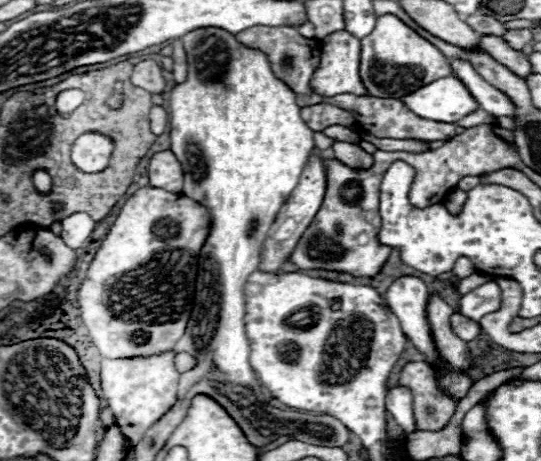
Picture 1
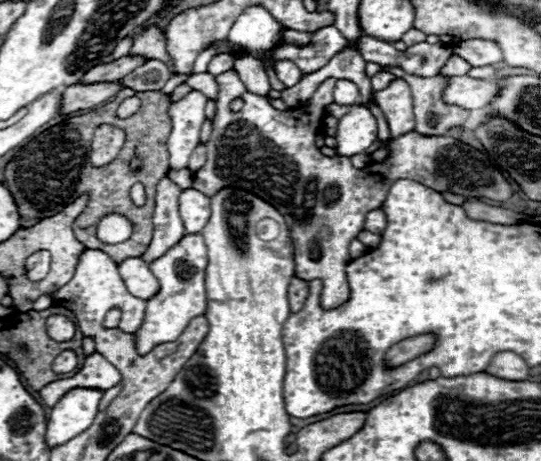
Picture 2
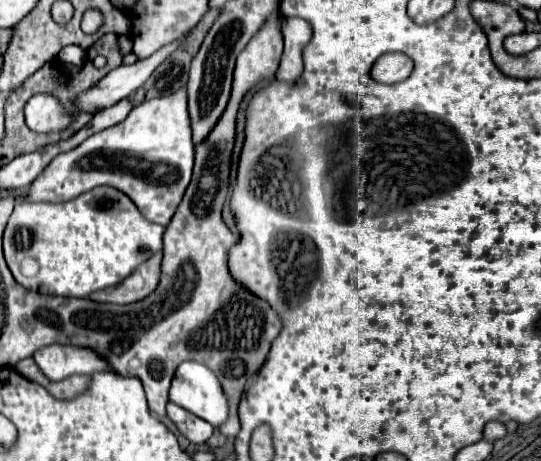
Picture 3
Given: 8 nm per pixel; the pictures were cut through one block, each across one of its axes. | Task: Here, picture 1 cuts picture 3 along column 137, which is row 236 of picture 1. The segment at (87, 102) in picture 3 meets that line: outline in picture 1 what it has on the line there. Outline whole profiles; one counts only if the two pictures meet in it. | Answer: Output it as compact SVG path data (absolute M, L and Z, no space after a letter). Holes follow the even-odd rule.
M76 212L62 222L62 240L66 242L66 246L78 250L94 232L94 228L96 228L96 222L88 214Z

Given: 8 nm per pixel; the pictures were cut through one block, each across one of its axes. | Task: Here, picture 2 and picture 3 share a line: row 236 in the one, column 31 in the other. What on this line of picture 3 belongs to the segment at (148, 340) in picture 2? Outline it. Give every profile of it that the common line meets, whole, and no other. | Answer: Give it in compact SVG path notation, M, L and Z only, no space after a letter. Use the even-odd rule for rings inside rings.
M186 88L164 98L152 98L132 108L116 126L110 126L78 148L56 156L40 176L20 194L20 202L68 202L96 186L112 186L124 192L140 212L166 226L190 184L194 166L194 144L190 132Z

